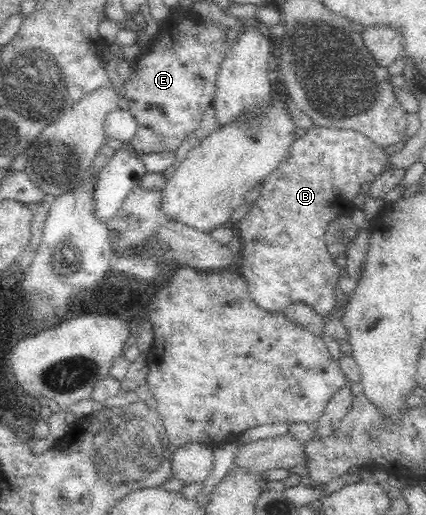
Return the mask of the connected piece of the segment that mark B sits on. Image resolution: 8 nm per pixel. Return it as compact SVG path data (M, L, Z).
M312 125L307 129L307 133L303 137L296 138L296 140L292 142L286 158L280 162L274 172L271 172L263 180L259 197L256 202L251 205L248 214L237 222L238 232L240 232L240 242L242 242L238 272L247 280L248 292L254 304L257 304L260 308L268 312L278 312L286 308L290 303L302 301L322 316L329 316L335 311L338 311L338 308L343 302L343 295L338 290L337 282L340 275L344 272L344 268L338 267L338 265L334 263L335 257L330 255L326 250L324 233L330 222L337 220L337 218L349 218L351 216L351 212L356 210L352 199L361 192L360 185L364 184L364 182L374 183L374 180L376 180L379 174L388 169L388 160L390 160L390 155L385 153L384 148L378 144L374 144L367 136L355 130L326 128L324 126Z

